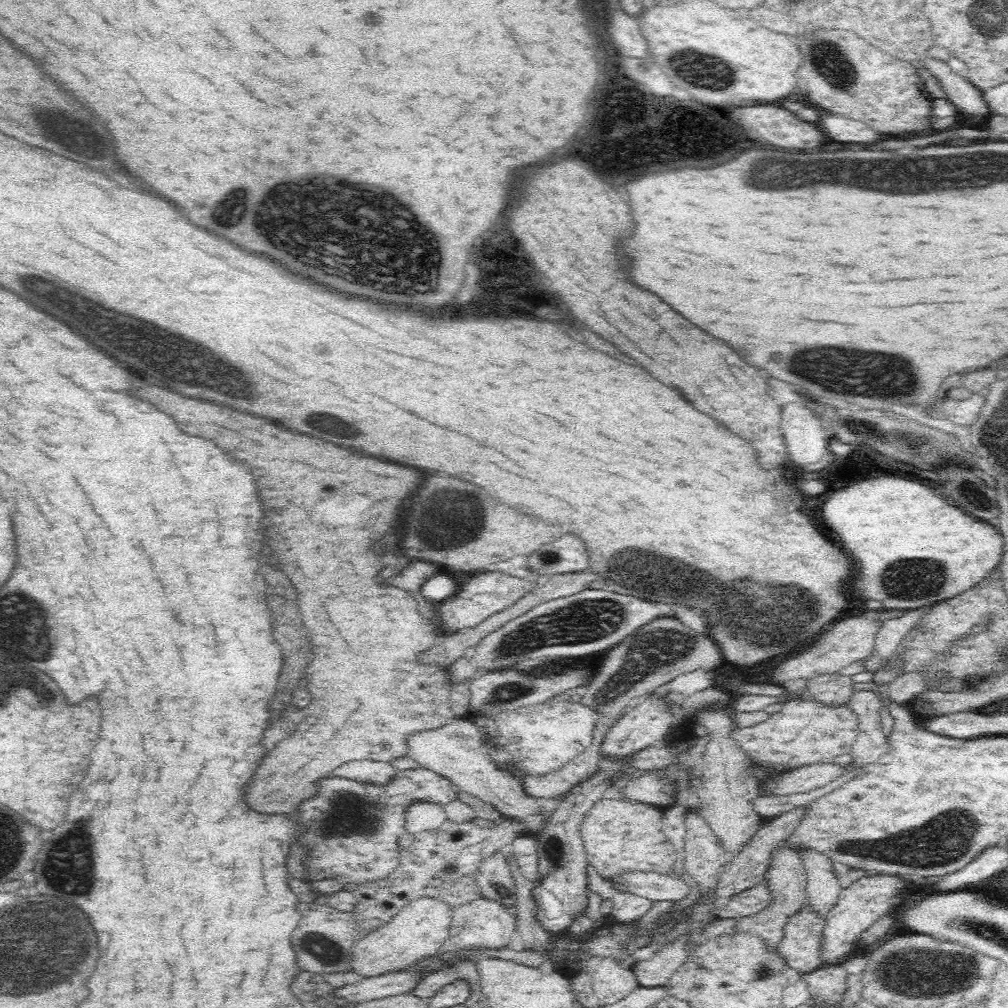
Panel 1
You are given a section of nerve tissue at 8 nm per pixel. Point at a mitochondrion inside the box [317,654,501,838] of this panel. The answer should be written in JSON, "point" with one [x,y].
{"point":[355,812]}

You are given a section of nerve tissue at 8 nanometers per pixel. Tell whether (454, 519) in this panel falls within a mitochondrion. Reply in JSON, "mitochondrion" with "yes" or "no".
{"mitochondrion":"yes"}

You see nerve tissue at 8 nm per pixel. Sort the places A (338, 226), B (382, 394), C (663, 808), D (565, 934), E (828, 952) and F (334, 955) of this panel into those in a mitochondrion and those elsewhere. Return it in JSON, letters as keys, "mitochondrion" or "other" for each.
{"A":"mitochondrion","B":"other","C":"other","D":"other","E":"other","F":"other"}

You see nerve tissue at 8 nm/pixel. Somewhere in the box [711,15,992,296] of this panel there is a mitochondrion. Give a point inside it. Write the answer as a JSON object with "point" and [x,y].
{"point":[824,59]}

